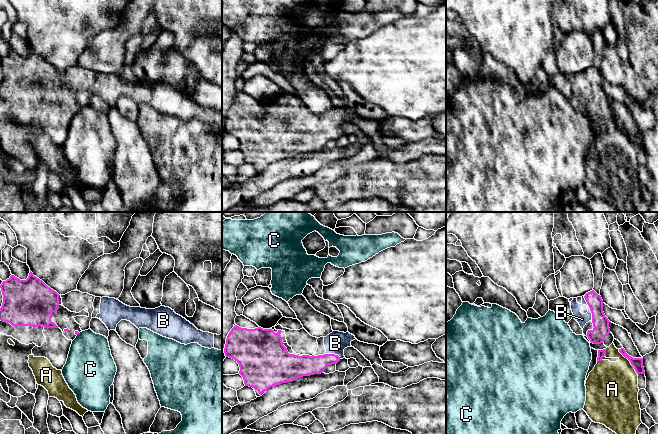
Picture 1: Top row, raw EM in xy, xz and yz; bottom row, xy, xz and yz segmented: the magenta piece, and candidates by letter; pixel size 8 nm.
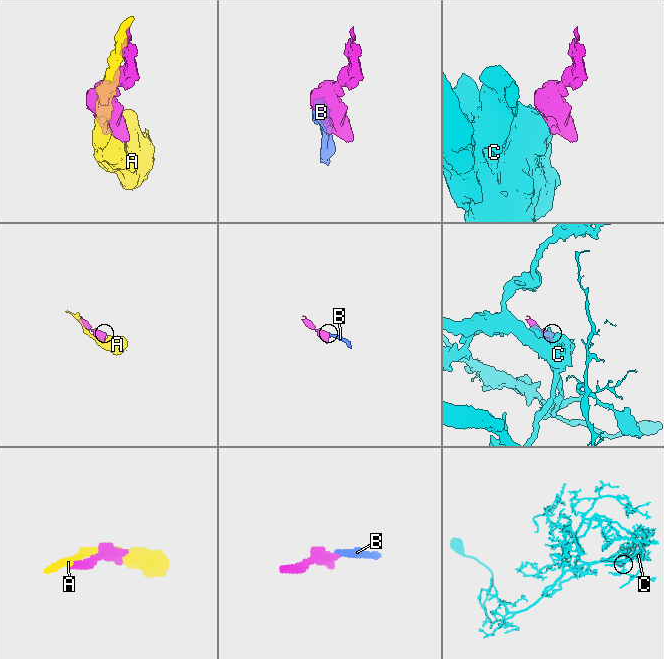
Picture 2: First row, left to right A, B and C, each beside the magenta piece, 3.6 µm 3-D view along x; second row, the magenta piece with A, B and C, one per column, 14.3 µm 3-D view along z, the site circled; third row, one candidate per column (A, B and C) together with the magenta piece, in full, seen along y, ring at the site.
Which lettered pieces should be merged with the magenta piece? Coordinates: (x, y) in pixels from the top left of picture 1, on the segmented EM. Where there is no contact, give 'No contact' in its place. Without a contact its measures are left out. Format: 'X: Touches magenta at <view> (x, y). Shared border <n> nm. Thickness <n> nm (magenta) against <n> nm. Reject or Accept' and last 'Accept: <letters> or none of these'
A: Touches magenta at yz (630, 362). Shared border 260 nm. Thickness 90 nm (magenta) against 420 nm. Reject
B: Touches magenta at yz (589, 307). Shared border 220 nm. Thickness 130 nm (magenta) against 90 nm. Accept
C: No contact. Reject
Accept: B

